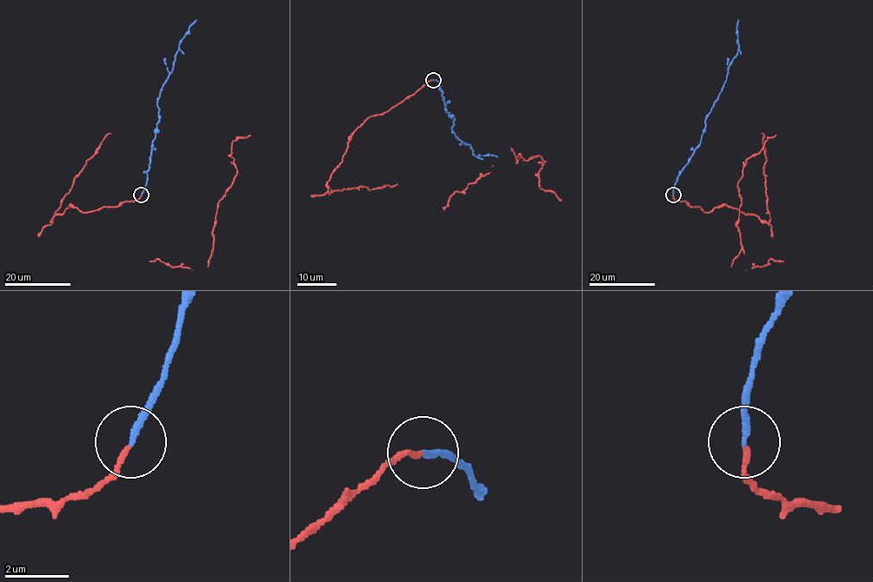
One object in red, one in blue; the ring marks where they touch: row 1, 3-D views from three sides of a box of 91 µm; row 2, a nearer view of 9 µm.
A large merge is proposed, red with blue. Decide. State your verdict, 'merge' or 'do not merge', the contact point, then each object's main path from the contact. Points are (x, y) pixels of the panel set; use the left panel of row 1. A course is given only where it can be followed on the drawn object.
do not merge; place (141, 195); course red (142, 195), (117, 206), (85, 213), (69, 205), (62, 214), (55, 214), (52, 223), (74, 178), (111, 133); course blue (142, 195), (159, 116), (159, 92), (172, 71), (178, 44), (196, 19)

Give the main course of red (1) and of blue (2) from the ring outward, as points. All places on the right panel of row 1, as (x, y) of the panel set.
1: (673, 195), (676, 200), (705, 213), (730, 206), (768, 223), (766, 157), (762, 133)
2: (673, 195), (677, 175), (700, 142), (705, 116), (718, 96), (729, 62), (738, 49), (738, 19)

